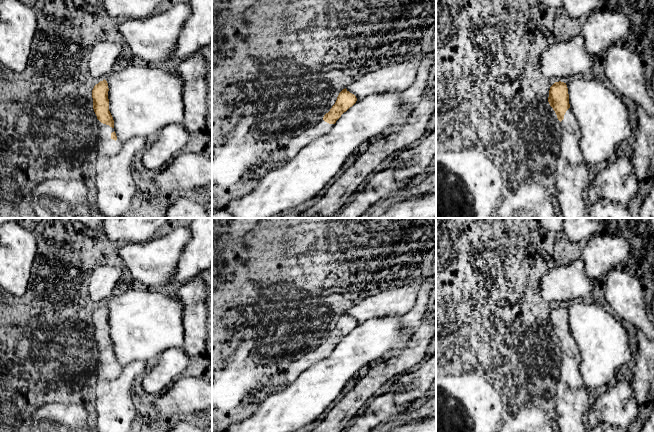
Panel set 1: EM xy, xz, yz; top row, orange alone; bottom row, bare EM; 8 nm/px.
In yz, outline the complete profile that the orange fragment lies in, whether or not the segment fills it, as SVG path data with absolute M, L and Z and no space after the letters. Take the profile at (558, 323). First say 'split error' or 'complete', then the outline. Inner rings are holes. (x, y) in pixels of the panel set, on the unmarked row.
split error; M555 306L549 314L548 326L560 345L559 380L571 388L589 387L580 374L581 353L569 328L569 318L566 307Z

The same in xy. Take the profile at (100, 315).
split error; M104 303L96 308L92 314L93 333L98 343L97 363L95 373L98 382L113 380L122 371L114 354L114 344L109 335L108 307Z

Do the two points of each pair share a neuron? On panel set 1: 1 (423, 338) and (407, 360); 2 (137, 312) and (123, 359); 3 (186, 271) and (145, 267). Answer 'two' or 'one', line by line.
1: one
2: one
3: two

